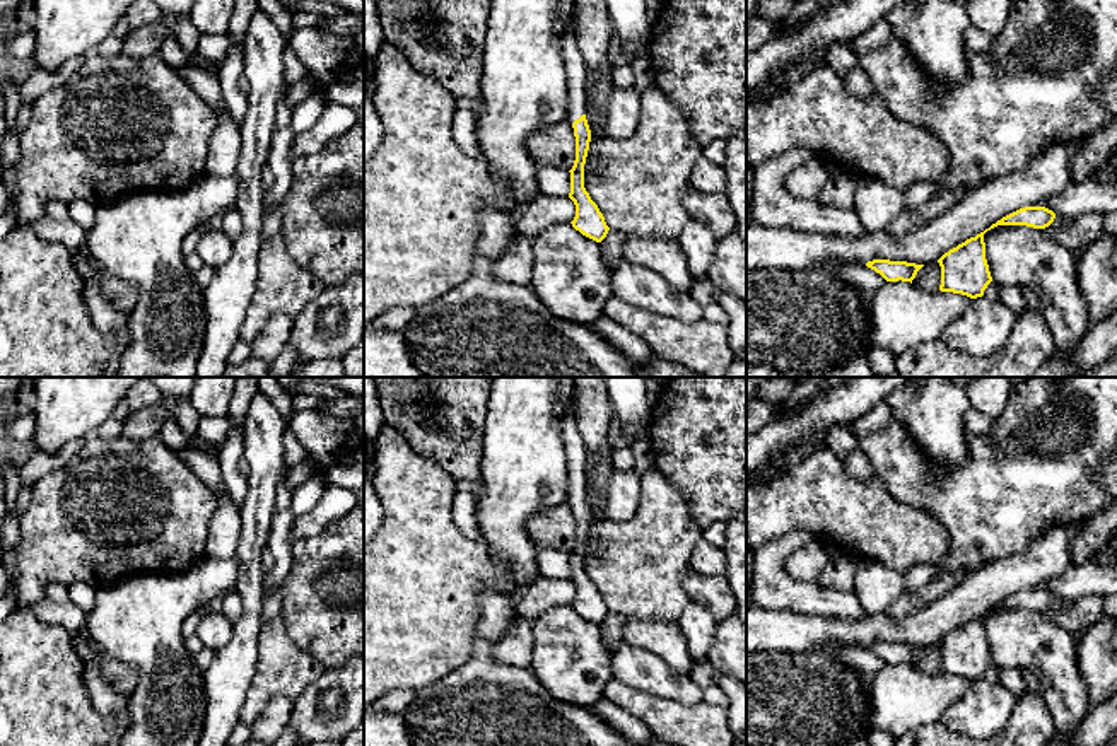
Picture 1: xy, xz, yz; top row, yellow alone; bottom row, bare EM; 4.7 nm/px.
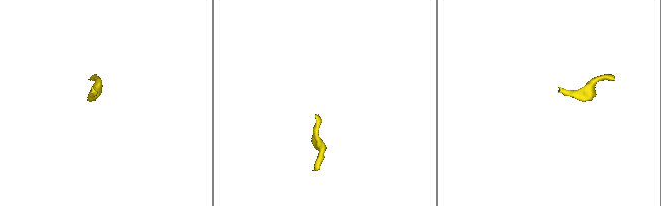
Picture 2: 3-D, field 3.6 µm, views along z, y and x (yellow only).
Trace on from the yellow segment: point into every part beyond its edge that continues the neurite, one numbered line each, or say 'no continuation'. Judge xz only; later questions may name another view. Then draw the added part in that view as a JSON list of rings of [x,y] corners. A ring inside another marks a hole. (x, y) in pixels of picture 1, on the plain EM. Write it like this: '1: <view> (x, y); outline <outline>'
1: xz (576, 451); outline [[[572,413],[565,415],[562,425],[562,439],[569,461],[569,490],[567,502],[574,505],[588,492],[588,452],[581,432],[577,428],[577,418]]]

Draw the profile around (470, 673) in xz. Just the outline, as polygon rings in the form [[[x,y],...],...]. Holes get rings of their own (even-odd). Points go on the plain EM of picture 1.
[[[485,591],[478,597],[478,604],[480,616],[473,657],[446,678],[417,690],[403,712],[413,746],[632,746],[593,708],[552,696],[529,669],[494,662],[490,657],[492,645],[511,635],[519,621],[516,601],[512,596]]]

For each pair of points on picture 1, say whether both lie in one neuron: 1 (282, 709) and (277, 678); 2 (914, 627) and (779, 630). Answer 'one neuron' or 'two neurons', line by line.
1: two neurons
2: one neuron

